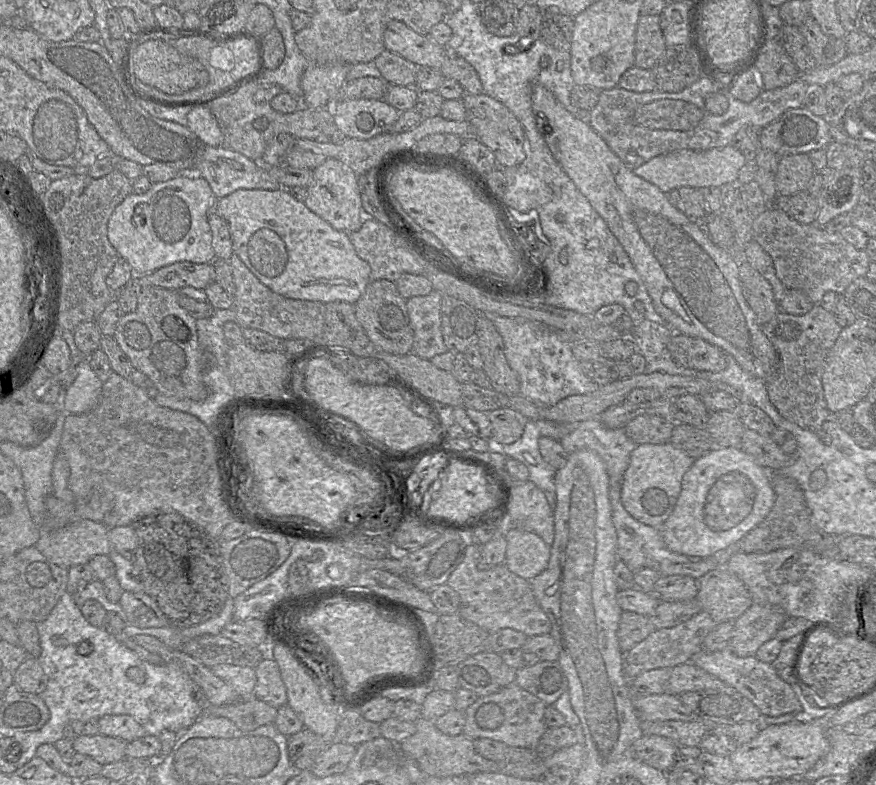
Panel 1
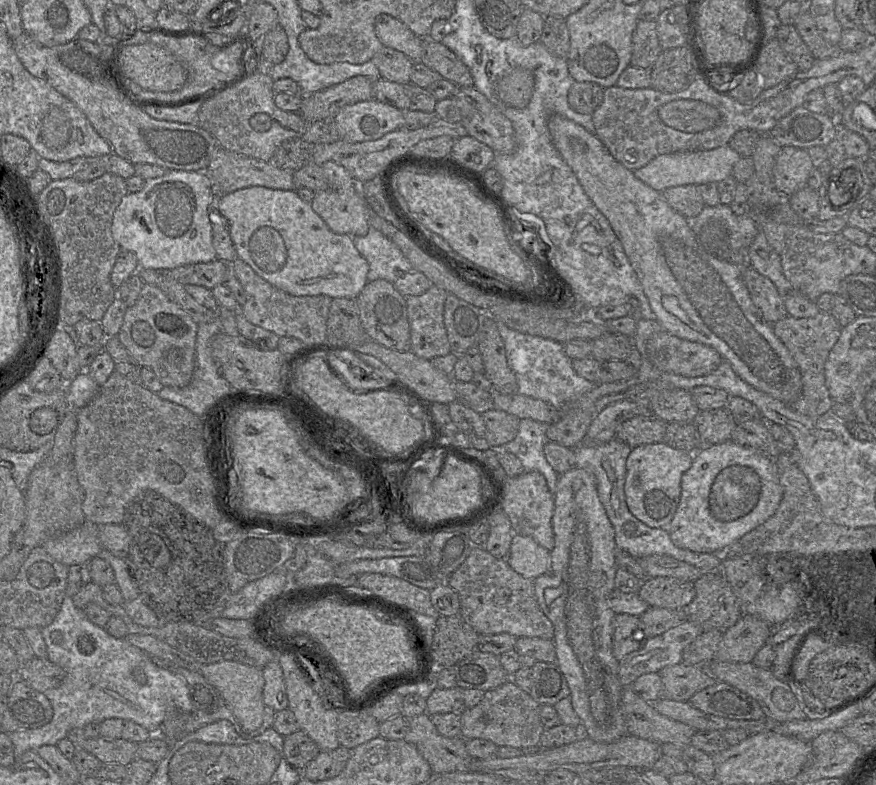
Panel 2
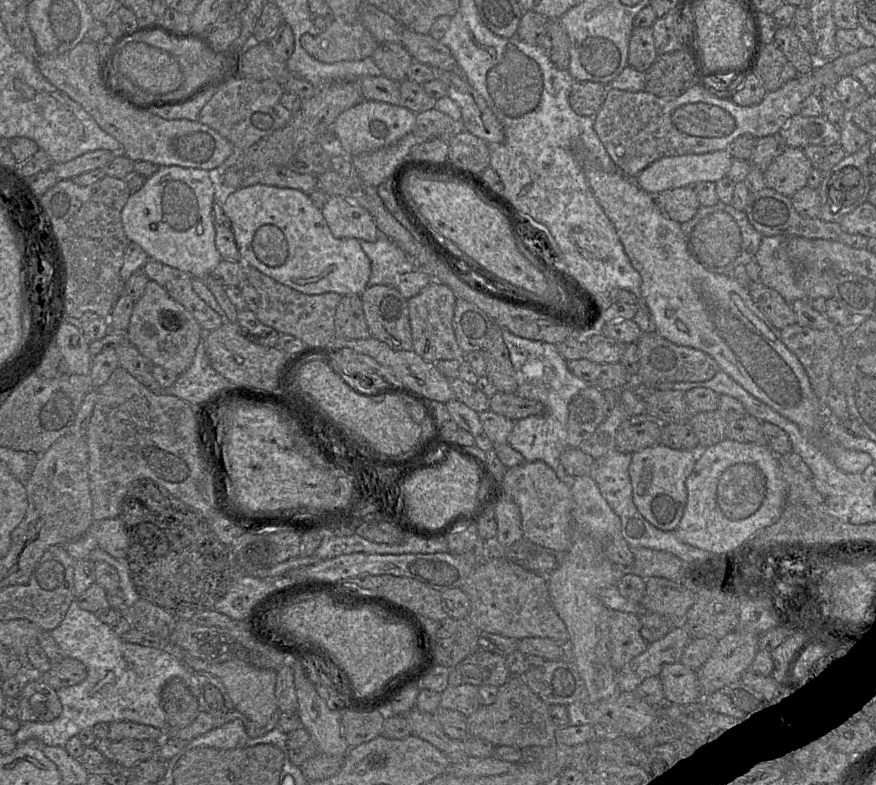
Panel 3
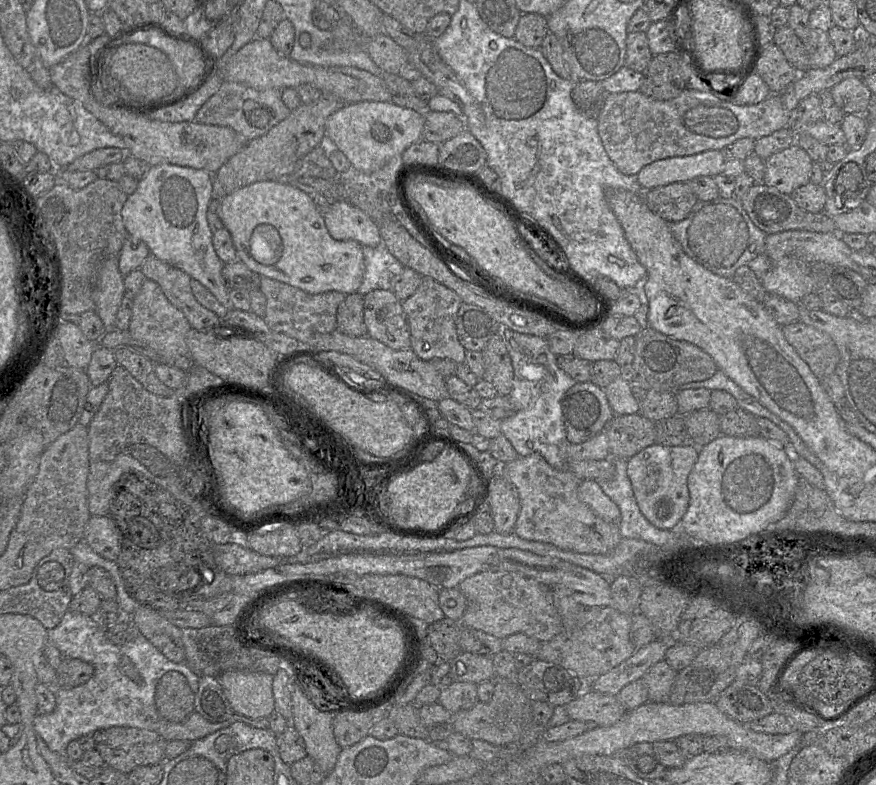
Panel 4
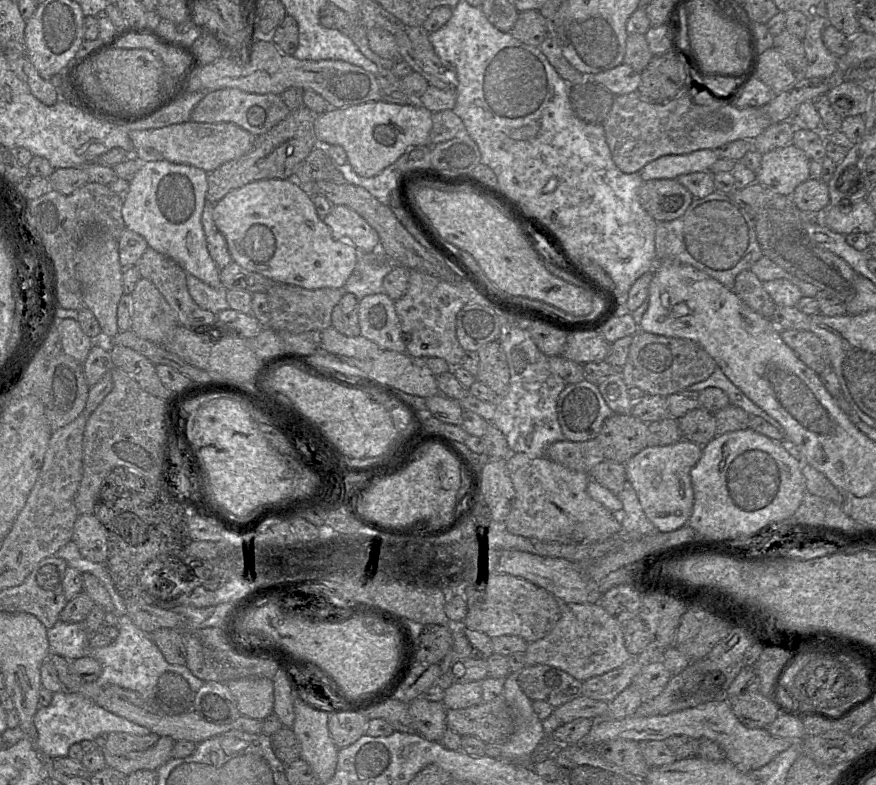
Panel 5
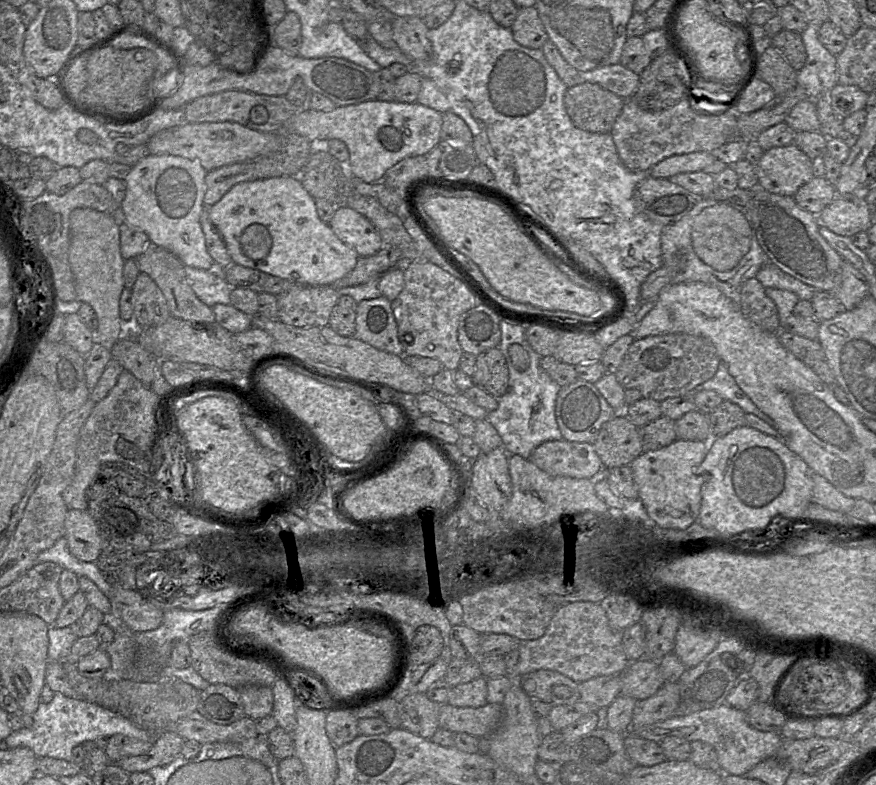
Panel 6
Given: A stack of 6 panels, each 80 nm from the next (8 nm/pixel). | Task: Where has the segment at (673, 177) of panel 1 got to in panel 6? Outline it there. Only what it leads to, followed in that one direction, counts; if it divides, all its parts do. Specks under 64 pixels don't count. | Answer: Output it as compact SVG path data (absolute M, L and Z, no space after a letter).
M697 151L688 154L666 157L649 169L649 176L667 178L688 172L702 171L715 159L712 152Z

